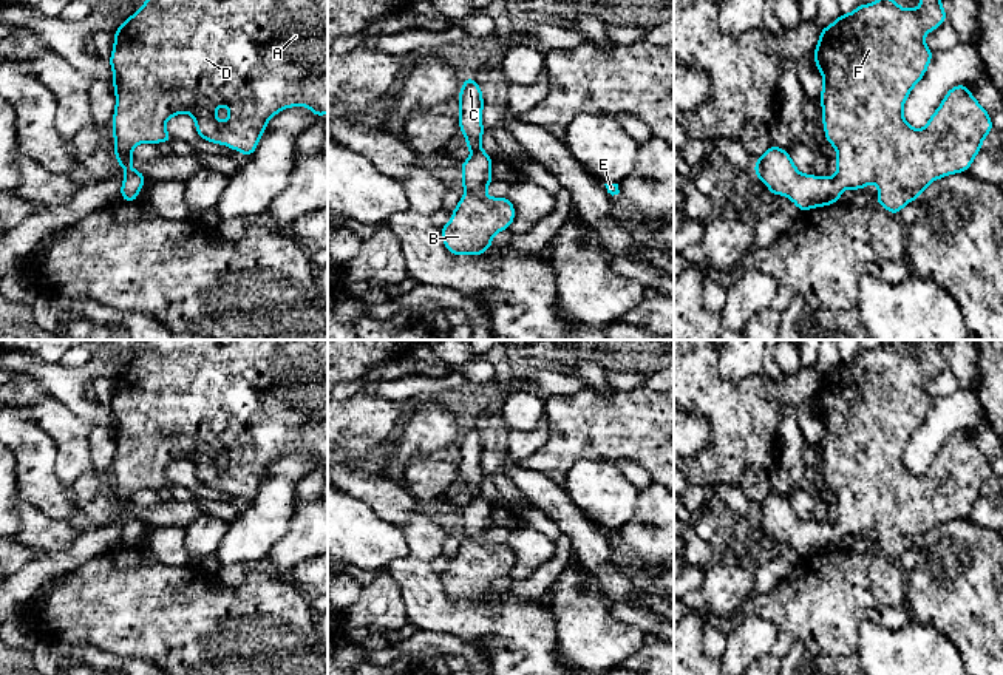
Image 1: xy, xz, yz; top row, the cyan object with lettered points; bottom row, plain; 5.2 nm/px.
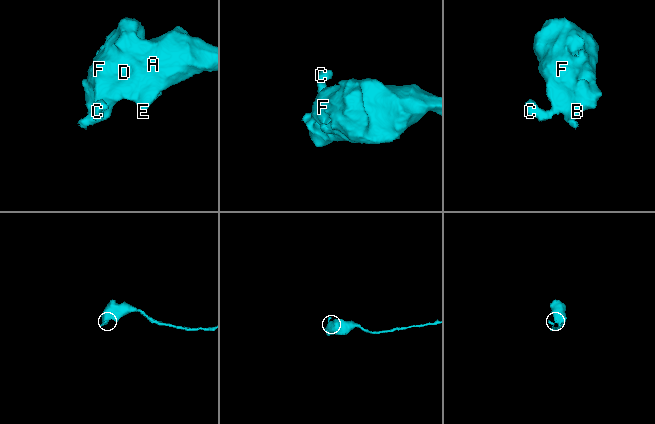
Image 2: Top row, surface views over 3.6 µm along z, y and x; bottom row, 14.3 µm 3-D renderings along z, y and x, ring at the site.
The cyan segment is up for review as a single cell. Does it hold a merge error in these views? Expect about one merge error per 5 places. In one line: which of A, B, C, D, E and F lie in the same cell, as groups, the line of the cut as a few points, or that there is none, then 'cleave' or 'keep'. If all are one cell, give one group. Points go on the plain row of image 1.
A B C D E F | no cut | keep

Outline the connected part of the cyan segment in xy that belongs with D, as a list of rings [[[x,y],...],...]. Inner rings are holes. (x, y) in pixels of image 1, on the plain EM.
[[[150,340],[114,378],[108,409],[116,437],[114,500],[117,511],[127,514],[121,542],[134,548],[147,524],[130,514],[131,496],[142,488],[172,488],[165,466],[179,459],[193,462],[199,483],[247,504],[257,496],[269,465],[283,454],[304,451],[318,463],[328,459],[328,340]],[[219,451],[230,456],[226,468],[215,463]]]

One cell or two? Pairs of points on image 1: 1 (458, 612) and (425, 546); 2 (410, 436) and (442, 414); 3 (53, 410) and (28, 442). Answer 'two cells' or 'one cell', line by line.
1: one cell
2: one cell
3: two cells

